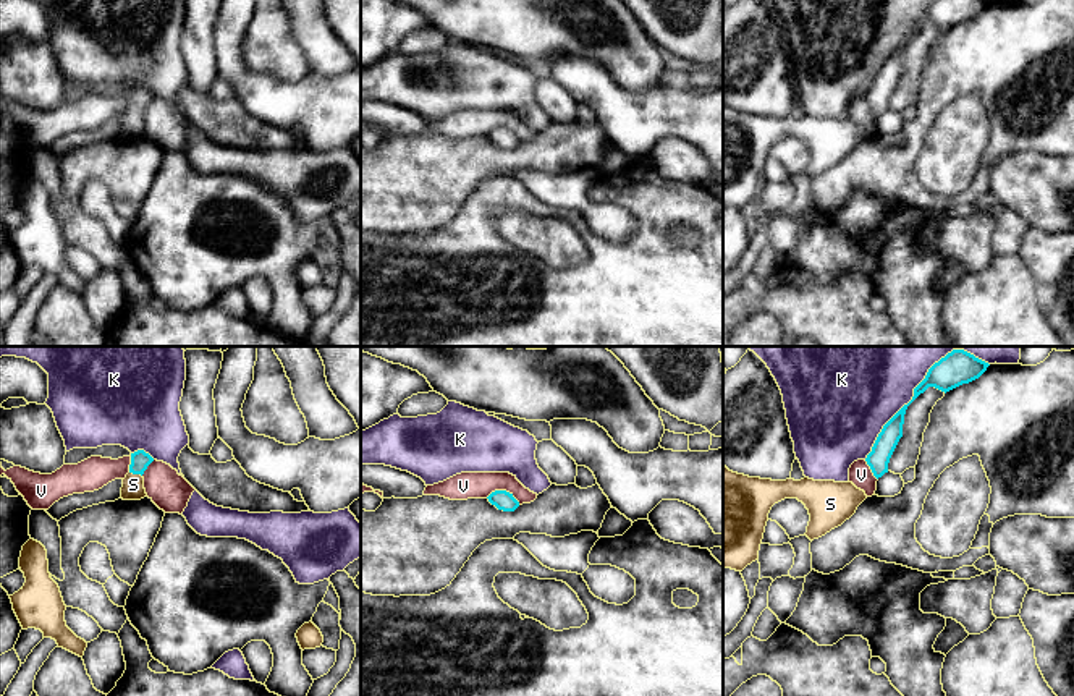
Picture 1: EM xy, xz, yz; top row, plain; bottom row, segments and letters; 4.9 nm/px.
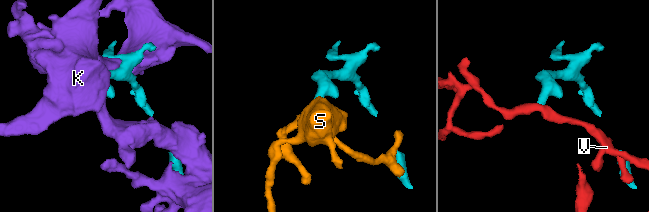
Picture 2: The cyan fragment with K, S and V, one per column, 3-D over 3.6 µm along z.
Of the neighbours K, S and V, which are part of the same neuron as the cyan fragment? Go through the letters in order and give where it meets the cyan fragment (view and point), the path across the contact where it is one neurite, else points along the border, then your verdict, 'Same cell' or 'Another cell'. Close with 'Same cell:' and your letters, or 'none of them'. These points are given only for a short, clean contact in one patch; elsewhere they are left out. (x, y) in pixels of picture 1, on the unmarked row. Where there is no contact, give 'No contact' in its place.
K: Touches cyan at yz (898, 49). Another cell
S: Touches cyan at xy (136, 110). Path across: xy (139, 97), (136, 110), (133, 122). Same cell
V: Touches cyan at xz (503, 128). Boundary: xz (486, 135), (495, 128), (507, 128), (520, 141). Another cell
Same cell: S

